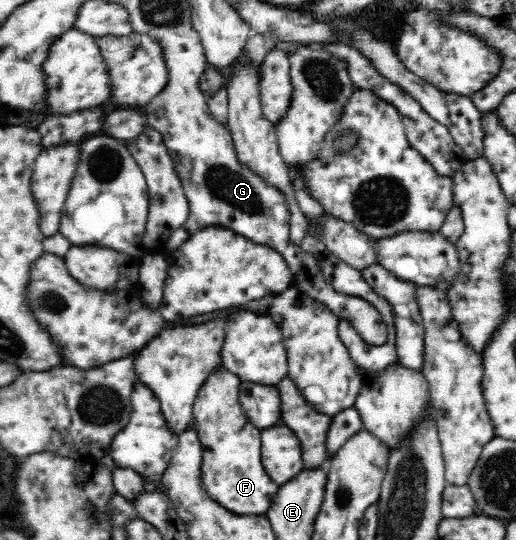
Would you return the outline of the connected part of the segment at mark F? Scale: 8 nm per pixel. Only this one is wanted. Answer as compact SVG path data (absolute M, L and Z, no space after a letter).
M221 363L208 372L192 407L193 422L203 446L201 475L209 496L222 507L238 515L268 513L279 490L265 470L262 460L261 430L251 420L240 402L242 379Z

